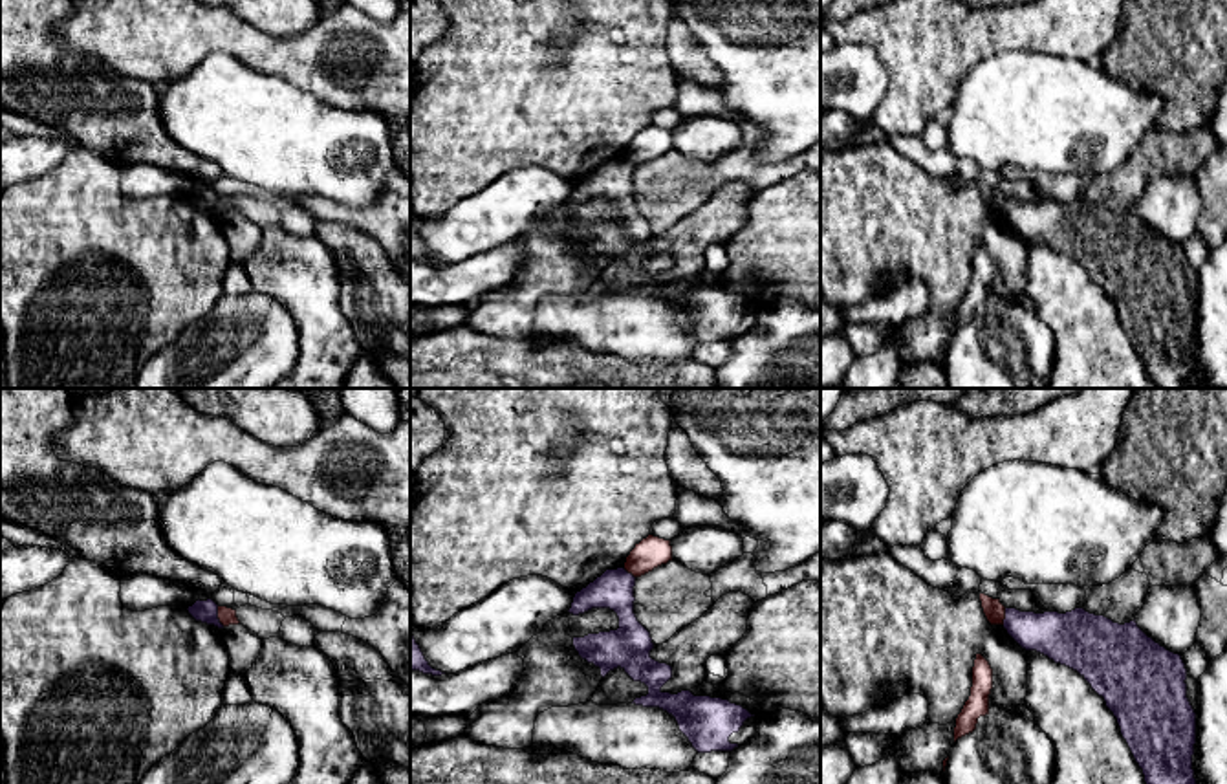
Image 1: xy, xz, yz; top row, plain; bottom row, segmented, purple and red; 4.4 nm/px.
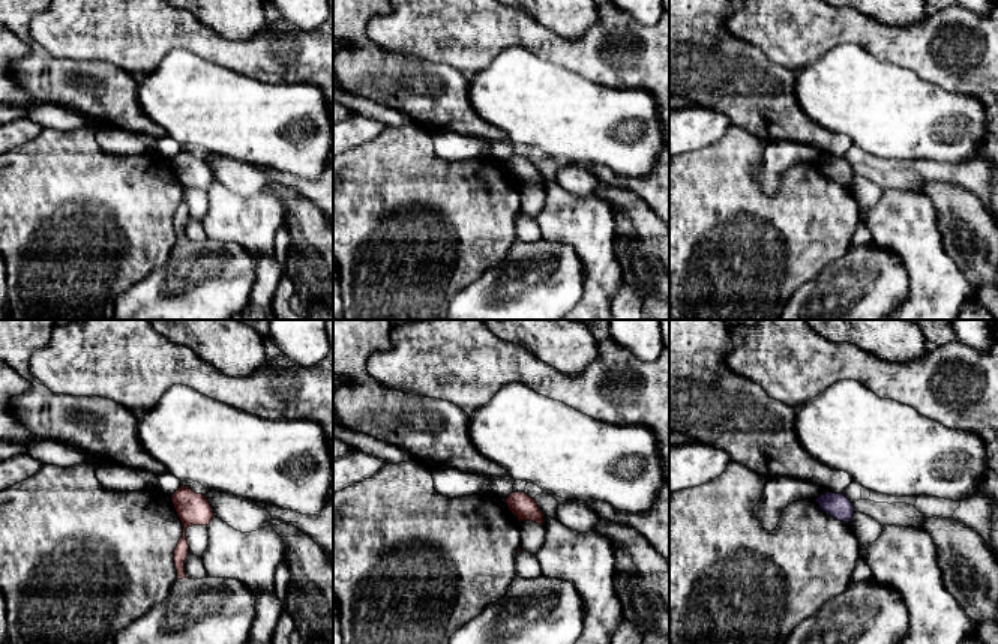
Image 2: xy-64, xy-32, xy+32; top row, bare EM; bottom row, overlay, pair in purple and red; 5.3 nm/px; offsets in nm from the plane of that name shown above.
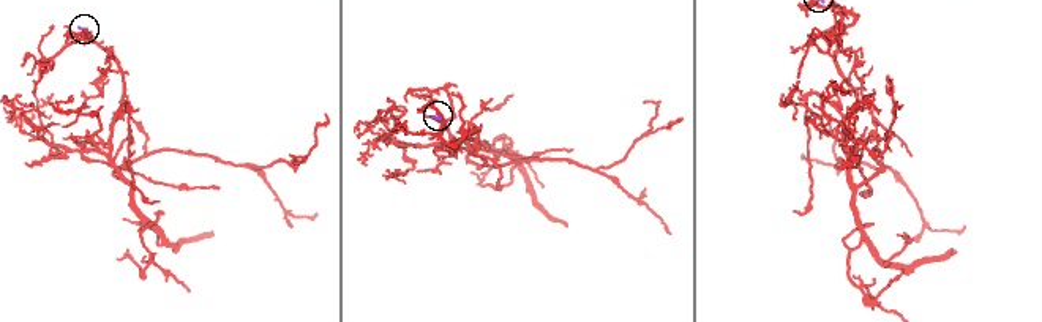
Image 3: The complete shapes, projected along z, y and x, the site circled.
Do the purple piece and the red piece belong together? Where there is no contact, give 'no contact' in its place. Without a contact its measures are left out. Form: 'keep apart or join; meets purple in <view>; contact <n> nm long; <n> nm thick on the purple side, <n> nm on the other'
keep apart; meets purple in xy; contact 90 nm long; 100 nm thick on the purple side, 80 nm on the other

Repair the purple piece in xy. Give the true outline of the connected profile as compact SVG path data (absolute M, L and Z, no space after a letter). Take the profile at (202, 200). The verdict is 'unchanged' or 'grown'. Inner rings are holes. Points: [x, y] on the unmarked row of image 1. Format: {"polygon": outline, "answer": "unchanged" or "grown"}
{"polygon": "M212 189L207 191L196 191L192 196L187 198L189 203L201 212L214 214L218 218L223 218L223 214L218 209L218 194Z", "answer": "unchanged"}

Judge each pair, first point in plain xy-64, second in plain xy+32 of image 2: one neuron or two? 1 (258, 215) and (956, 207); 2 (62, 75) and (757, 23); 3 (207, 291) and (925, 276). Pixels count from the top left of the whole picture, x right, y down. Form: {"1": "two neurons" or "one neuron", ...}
{"1": "two neurons", "2": "two neurons", "3": "two neurons"}

